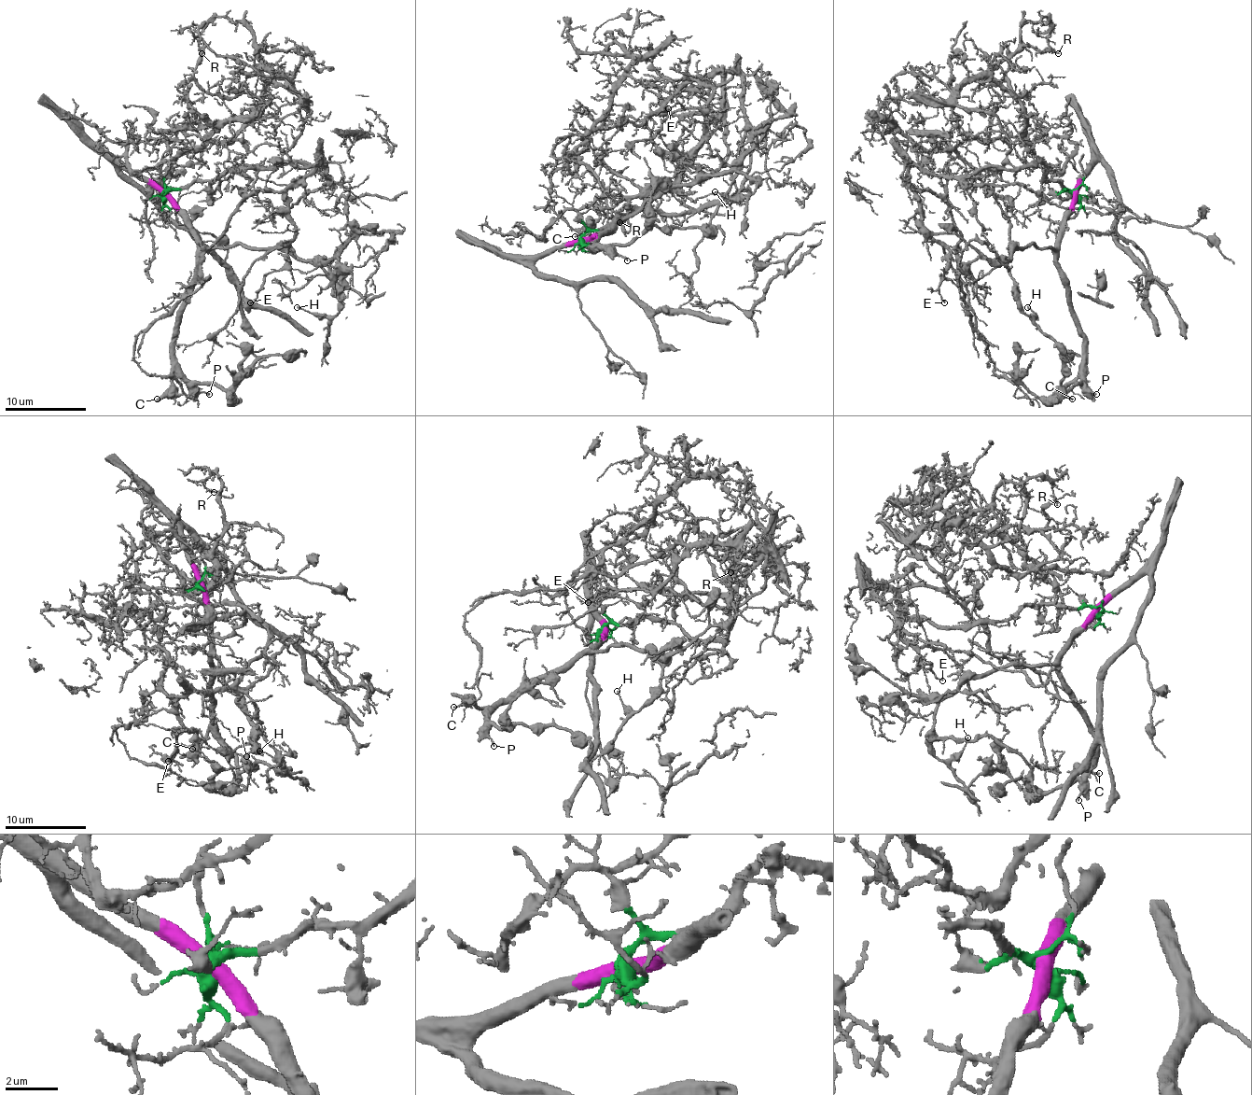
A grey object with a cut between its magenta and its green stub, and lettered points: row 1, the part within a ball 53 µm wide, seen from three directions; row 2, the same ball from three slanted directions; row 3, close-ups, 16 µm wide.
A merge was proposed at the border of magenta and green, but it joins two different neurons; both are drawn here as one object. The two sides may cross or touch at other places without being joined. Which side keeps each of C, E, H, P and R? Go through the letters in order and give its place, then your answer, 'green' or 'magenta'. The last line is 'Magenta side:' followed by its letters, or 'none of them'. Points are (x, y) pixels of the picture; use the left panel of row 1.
C: (157, 399) | magenta
E: (250, 302) | green
H: (297, 307) | magenta
P: (209, 394) | magenta
R: (201, 53) | green
Magenta side: C, H, P

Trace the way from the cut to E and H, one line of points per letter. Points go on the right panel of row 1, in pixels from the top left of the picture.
E: (1075, 193), (1044, 181), (1042, 163), (909, 169), (921, 222), (947, 250), (945, 302)
H: (1075, 193), (1064, 234), (1054, 248), (1028, 245), (1008, 260), (1013, 297), (1023, 311), (1034, 313), (1028, 307)

